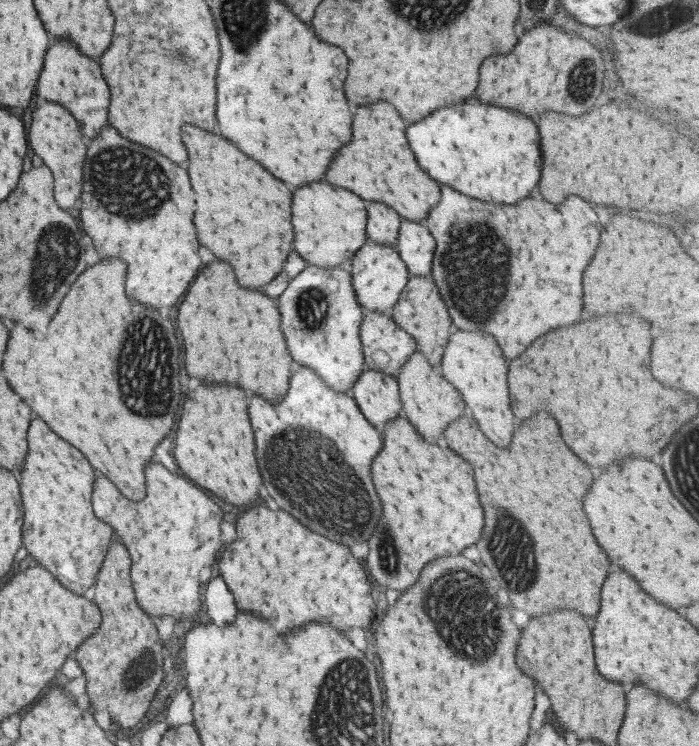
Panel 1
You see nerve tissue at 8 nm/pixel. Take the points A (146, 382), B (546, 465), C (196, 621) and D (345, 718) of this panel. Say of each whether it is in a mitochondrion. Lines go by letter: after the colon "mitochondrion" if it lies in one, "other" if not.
A: mitochondrion
B: other
C: other
D: mitochondrion

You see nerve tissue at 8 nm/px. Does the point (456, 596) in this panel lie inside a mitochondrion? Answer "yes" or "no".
yes

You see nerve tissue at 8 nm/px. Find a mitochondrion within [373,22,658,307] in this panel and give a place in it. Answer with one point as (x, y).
(575, 87)

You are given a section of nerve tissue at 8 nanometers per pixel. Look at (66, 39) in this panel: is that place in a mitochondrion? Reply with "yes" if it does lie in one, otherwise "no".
no

